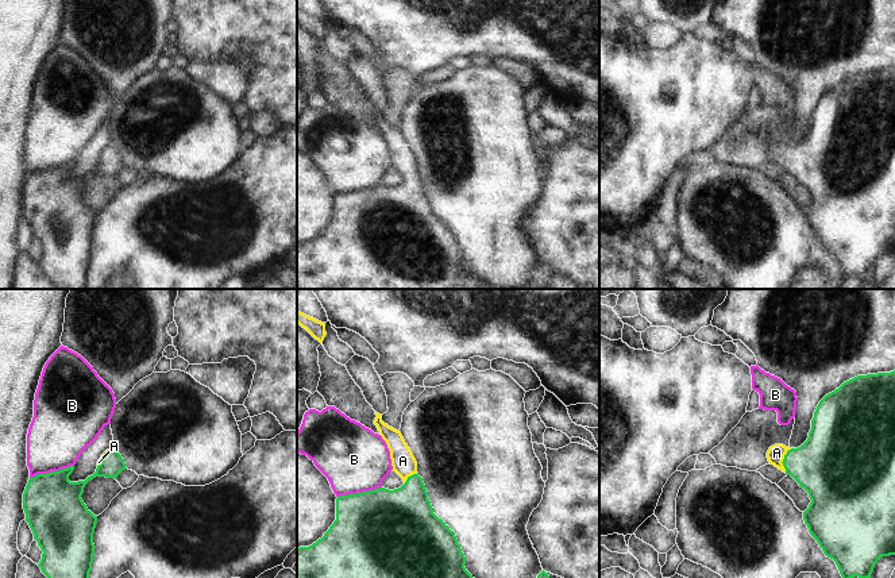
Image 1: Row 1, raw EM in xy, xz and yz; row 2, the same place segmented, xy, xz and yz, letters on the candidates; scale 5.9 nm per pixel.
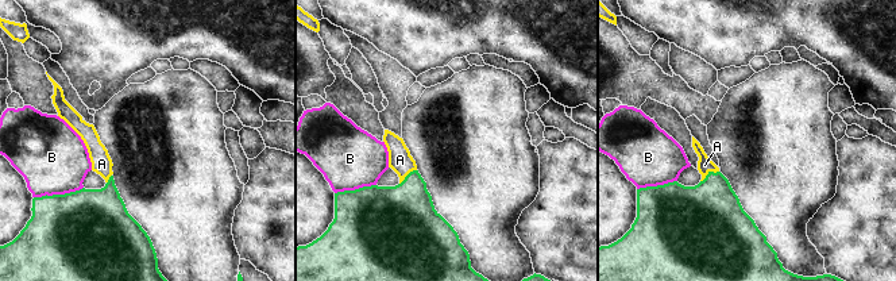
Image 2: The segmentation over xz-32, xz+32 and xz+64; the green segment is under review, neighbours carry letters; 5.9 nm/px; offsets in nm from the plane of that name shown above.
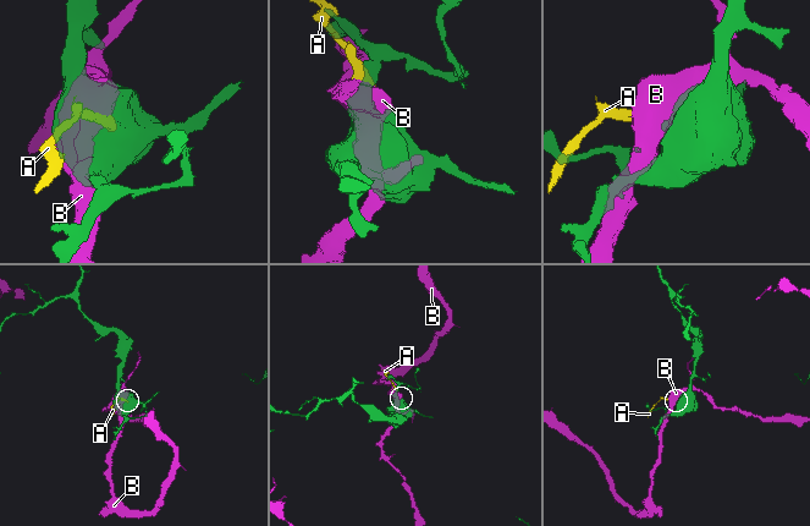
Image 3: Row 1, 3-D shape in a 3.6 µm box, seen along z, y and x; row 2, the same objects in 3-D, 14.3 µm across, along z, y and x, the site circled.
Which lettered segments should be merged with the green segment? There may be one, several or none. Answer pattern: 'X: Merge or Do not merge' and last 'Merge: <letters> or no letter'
A: Merge
B: Do not merge
Merge: A.

